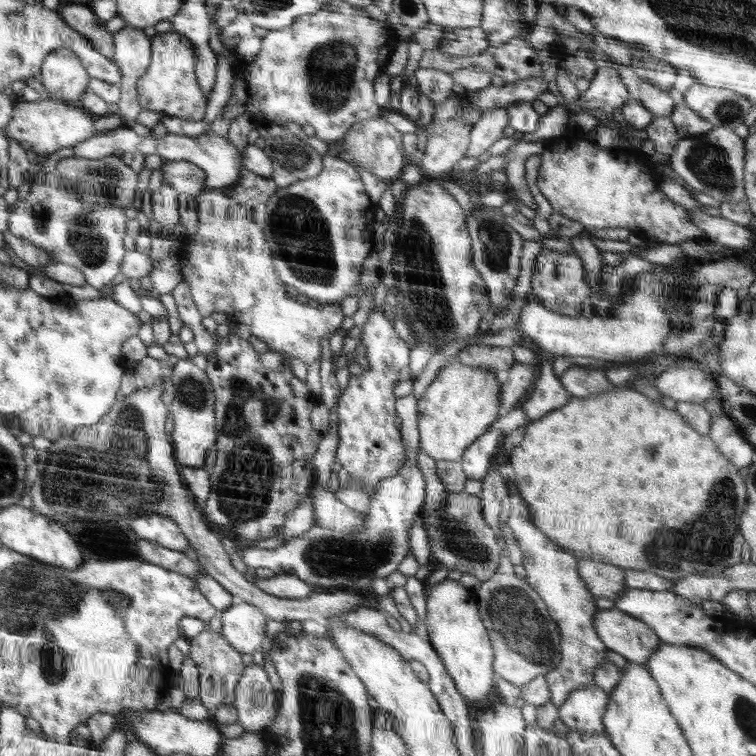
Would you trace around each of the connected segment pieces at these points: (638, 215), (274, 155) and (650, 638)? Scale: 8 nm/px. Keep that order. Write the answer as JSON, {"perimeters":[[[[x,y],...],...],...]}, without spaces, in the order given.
{"perimeters":[[[[567,140],[567,143],[559,148],[544,150],[540,157],[536,186],[550,202],[553,212],[581,222],[590,231],[610,227],[629,228],[630,232],[645,232],[649,238],[655,236],[662,243],[669,245],[695,241],[706,235],[693,223],[689,210],[668,199],[659,188],[658,182],[647,176],[647,164],[621,161],[613,151],[600,148],[595,142],[586,140]]],[[[295,134],[268,137],[263,151],[273,164],[271,177],[278,187],[287,187],[299,180],[318,176],[323,167],[323,156]]],[[[616,607],[599,609],[593,616],[593,625],[606,648],[641,665],[662,644],[652,628]]]]}

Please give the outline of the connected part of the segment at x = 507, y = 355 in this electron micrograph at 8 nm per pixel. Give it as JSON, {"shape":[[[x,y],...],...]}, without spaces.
{"shape":[[[485,343],[465,346],[459,351],[457,361],[463,365],[488,369],[496,376],[516,363],[511,347],[490,346]]]}

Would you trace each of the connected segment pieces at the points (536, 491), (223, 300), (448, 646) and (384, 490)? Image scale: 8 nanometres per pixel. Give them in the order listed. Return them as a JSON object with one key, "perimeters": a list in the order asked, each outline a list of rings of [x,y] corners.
{"perimeters":[[[[618,388],[592,396],[573,397],[565,405],[550,411],[545,417],[531,422],[527,425],[520,446],[512,450],[508,468],[507,475],[511,478],[514,488],[518,489],[518,496],[526,502],[530,522],[544,532],[552,543],[572,551],[577,559],[592,559],[613,564],[624,570],[650,572],[674,582],[690,575],[716,576],[725,568],[742,563],[747,558],[745,538],[738,526],[747,506],[747,488],[742,473],[718,452],[716,444],[709,436],[702,436],[694,430],[678,411],[664,407],[661,402],[646,397],[636,389]]],[[[212,188],[208,189],[207,191],[201,191],[201,193],[195,195],[195,200],[197,202],[196,212],[198,216],[198,230],[196,230],[196,234],[193,236],[192,242],[189,242],[189,236],[186,236],[186,240],[183,242],[181,251],[184,253],[183,256],[186,259],[186,264],[181,267],[181,270],[183,274],[182,280],[189,284],[189,291],[192,300],[198,309],[198,312],[200,312],[203,317],[210,316],[212,312],[223,312],[227,315],[230,314],[230,316],[235,316],[238,322],[247,324],[249,326],[249,331],[251,334],[266,342],[266,344],[268,344],[272,350],[275,350],[276,353],[280,353],[282,356],[288,359],[293,356],[294,358],[299,358],[300,360],[304,361],[309,366],[313,362],[319,360],[321,354],[320,342],[322,342],[322,338],[326,336],[332,337],[334,332],[336,332],[338,328],[341,328],[340,325],[342,324],[342,320],[344,320],[344,315],[342,314],[339,303],[324,303],[317,308],[314,308],[308,305],[308,302],[298,296],[290,298],[285,284],[278,278],[278,275],[276,274],[271,251],[267,244],[266,230],[262,230],[262,228],[256,224],[252,217],[251,209],[246,205],[238,204],[238,202],[236,202],[226,192],[226,190]]],[[[445,579],[440,582],[437,586],[430,587],[426,589],[427,597],[426,597],[426,628],[429,634],[429,641],[431,642],[431,645],[434,647],[434,650],[440,655],[440,658],[442,659],[442,662],[444,663],[444,666],[446,667],[446,670],[448,671],[448,674],[452,677],[452,680],[455,682],[456,688],[458,689],[458,692],[464,696],[466,700],[468,700],[468,703],[470,702],[484,702],[484,700],[490,700],[492,696],[494,696],[494,686],[495,682],[492,681],[492,678],[494,678],[494,671],[493,671],[493,648],[490,642],[490,637],[488,636],[488,631],[486,630],[486,627],[483,625],[482,619],[479,615],[479,606],[476,601],[475,594],[471,592],[471,590],[468,590],[464,588],[464,586],[456,580],[450,580]]],[[[411,392],[408,396],[397,398],[395,402],[397,416],[402,419],[399,431],[406,450],[404,465],[392,477],[386,477],[370,498],[369,510],[364,519],[365,526],[357,532],[337,535],[334,530],[316,524],[299,537],[285,541],[274,549],[248,547],[242,554],[247,567],[254,569],[270,568],[271,575],[288,574],[297,576],[303,582],[320,587],[347,586],[370,590],[375,578],[387,579],[397,571],[398,564],[411,548],[408,531],[414,520],[419,517],[425,505],[426,480],[418,467],[419,430],[418,400]]]]}

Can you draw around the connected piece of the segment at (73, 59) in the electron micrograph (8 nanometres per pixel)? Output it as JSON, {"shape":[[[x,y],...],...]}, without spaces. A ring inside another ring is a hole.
{"shape":[[[62,48],[46,55],[38,80],[47,90],[46,98],[80,106],[84,91],[88,89],[89,77],[78,56]]]}

